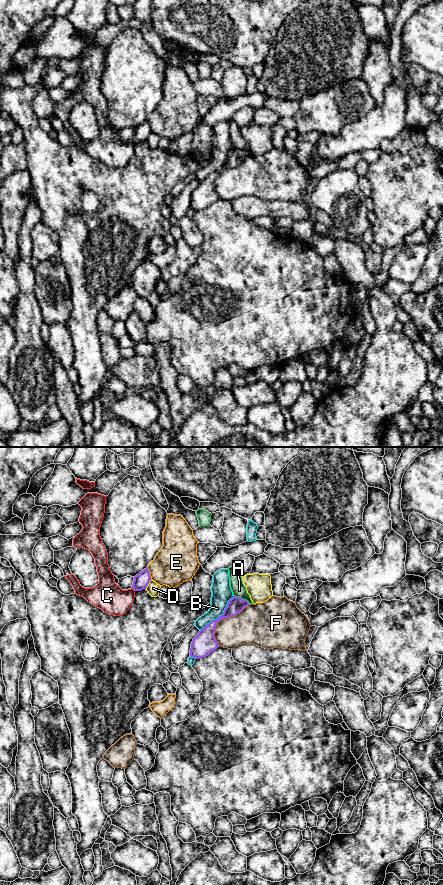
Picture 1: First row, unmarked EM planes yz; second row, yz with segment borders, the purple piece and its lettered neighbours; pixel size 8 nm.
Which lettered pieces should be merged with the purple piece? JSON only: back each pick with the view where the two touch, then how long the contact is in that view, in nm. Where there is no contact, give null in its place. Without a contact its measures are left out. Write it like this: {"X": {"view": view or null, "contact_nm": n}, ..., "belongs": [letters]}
{"belongs": []}

